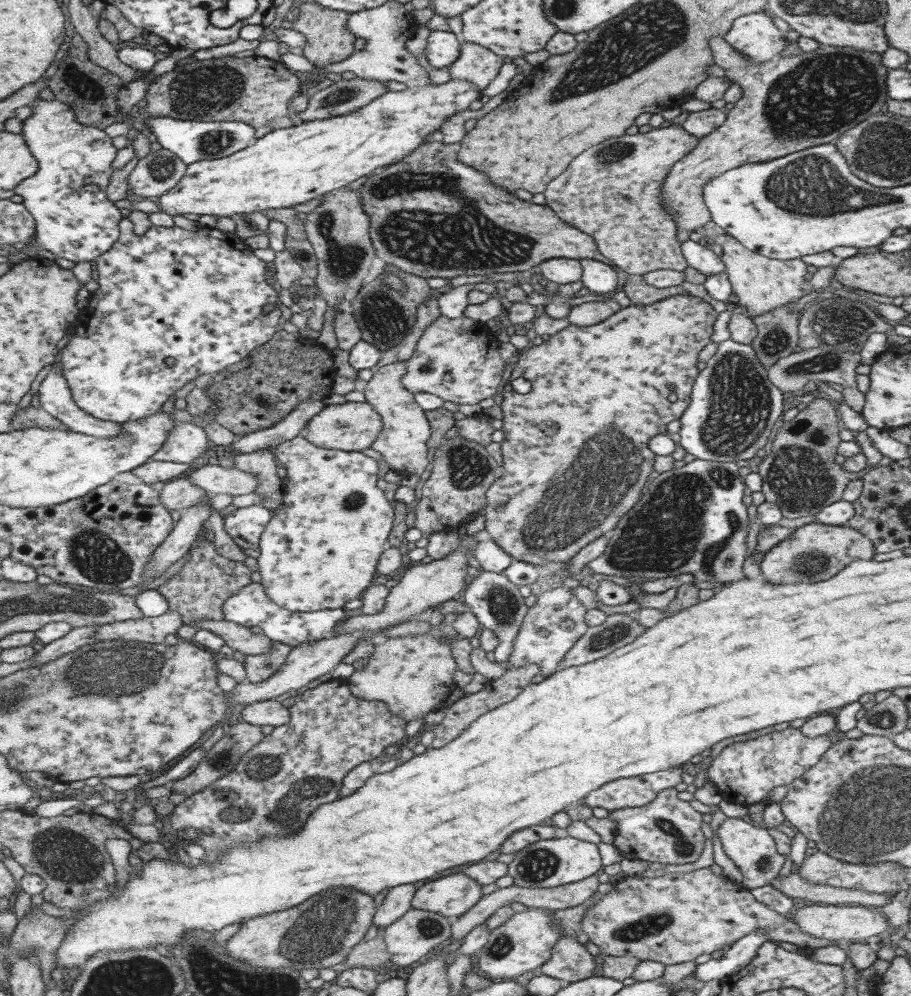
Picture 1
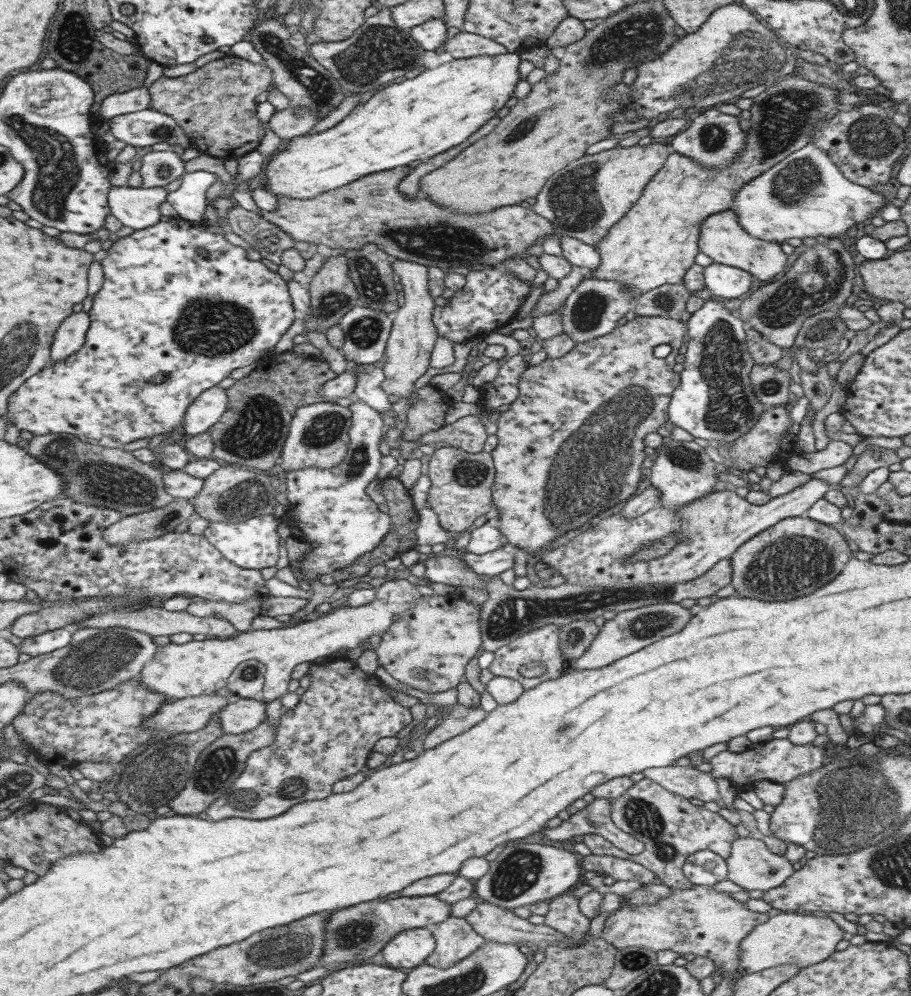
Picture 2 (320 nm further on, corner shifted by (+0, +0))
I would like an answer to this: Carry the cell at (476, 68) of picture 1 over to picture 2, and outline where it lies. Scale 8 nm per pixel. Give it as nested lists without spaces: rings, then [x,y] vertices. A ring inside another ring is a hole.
[[[463,31],[455,34],[453,38],[447,39],[443,50],[454,59],[471,58],[472,56],[495,56],[506,53],[503,46]]]

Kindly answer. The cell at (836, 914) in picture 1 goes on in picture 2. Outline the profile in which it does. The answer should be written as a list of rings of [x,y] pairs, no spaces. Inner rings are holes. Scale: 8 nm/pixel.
[[[804,912],[779,913],[771,916],[749,932],[738,946],[736,972],[745,976],[779,964],[796,964],[800,968],[825,960],[834,946],[843,939],[844,932],[828,916],[806,915]]]

